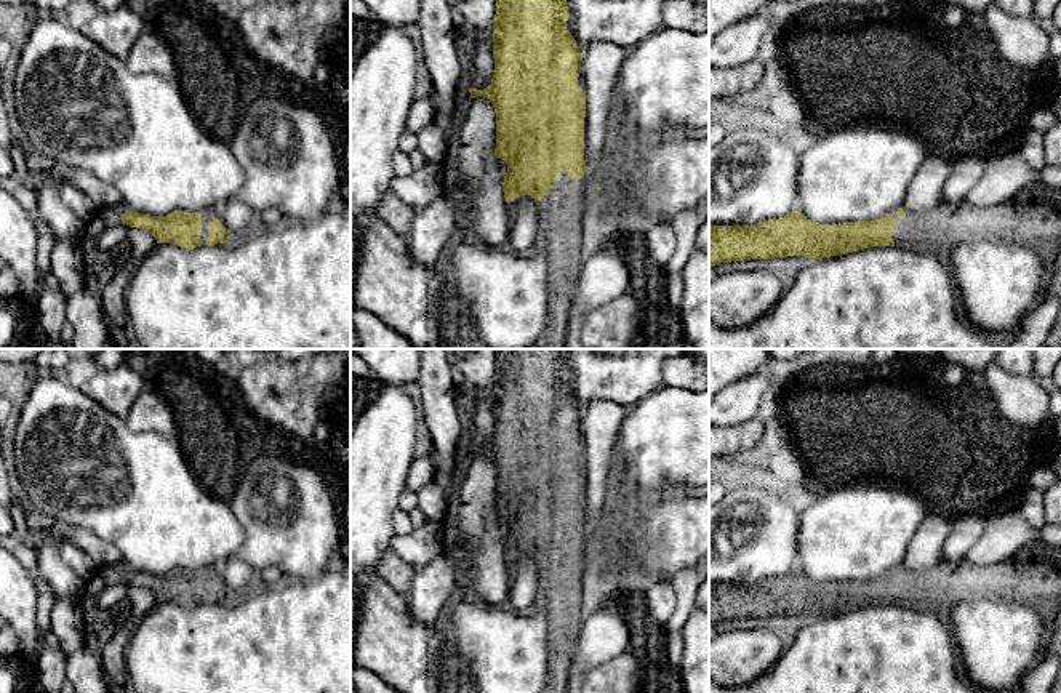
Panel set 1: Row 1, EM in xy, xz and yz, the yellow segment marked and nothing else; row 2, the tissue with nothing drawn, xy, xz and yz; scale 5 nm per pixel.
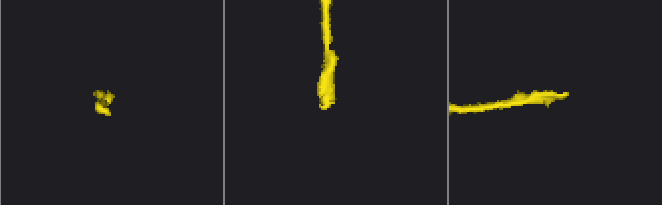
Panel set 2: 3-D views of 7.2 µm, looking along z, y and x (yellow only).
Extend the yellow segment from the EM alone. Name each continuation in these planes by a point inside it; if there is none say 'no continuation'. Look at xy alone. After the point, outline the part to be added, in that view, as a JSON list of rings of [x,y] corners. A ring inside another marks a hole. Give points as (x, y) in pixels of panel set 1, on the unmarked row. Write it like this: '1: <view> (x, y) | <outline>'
1: xy (208, 573) | [[[206,568],[200,573],[202,573],[202,583],[203,583],[200,595],[203,599],[203,603],[206,603],[206,597],[208,597],[208,586],[206,584],[213,576],[218,576],[218,575],[216,575],[216,570],[211,570],[211,568]]]

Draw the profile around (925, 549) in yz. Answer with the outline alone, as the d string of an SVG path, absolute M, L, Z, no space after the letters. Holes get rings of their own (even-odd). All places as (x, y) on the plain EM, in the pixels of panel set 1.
M930 512L914 533L903 568L912 571L930 570L943 562L943 547L952 531L952 520Z

